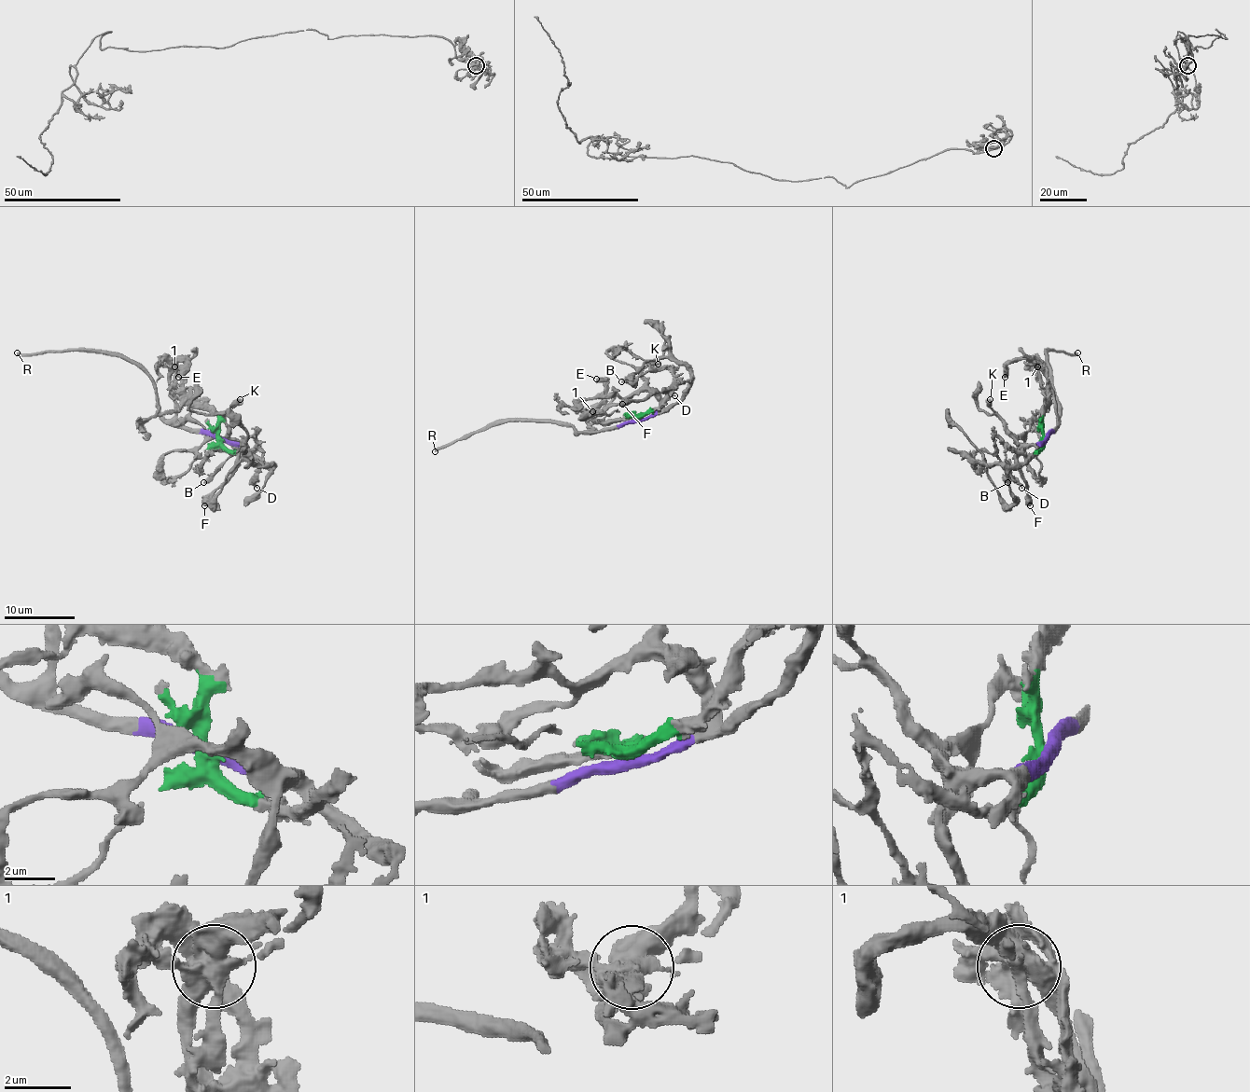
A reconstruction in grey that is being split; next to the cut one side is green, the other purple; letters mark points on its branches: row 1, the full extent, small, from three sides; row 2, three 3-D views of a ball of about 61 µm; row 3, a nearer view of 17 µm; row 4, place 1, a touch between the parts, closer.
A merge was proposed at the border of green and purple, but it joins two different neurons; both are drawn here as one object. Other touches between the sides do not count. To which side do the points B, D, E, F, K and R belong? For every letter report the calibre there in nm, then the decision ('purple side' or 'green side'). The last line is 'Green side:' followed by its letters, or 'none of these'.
B: 360 nm | green side
D: 220 nm | green side
E: 480 nm | purple side
F: 700 nm | purple side
K: 600 nm | purple side
R: 280 nm | purple side
Green side: B, D

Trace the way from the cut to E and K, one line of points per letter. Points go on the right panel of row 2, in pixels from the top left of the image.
E: (1045, 439), (1057, 421), (1057, 404), (1049, 382), (1032, 361), (1023, 359), (1011, 361), (1004, 377)
K: (1045, 439), (1025, 444), (1013, 435), (997, 416), (990, 398)

